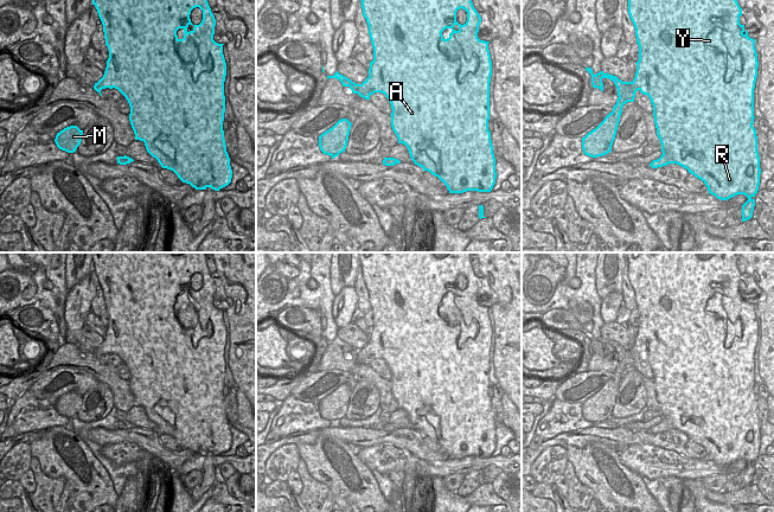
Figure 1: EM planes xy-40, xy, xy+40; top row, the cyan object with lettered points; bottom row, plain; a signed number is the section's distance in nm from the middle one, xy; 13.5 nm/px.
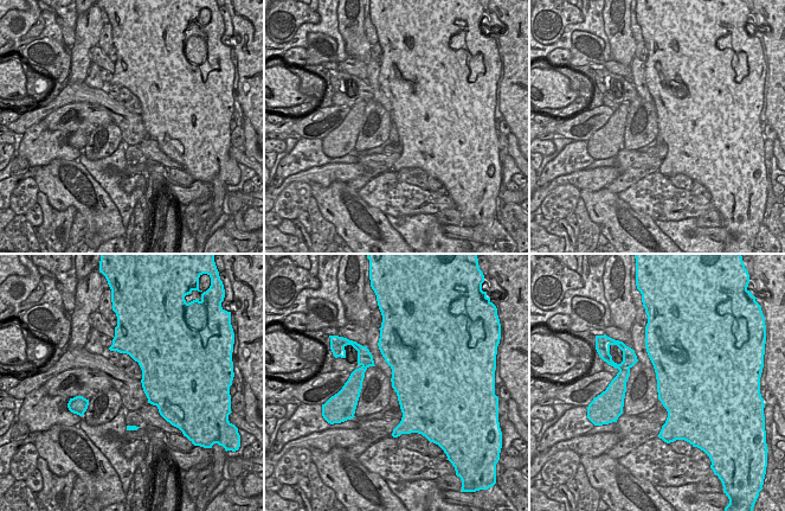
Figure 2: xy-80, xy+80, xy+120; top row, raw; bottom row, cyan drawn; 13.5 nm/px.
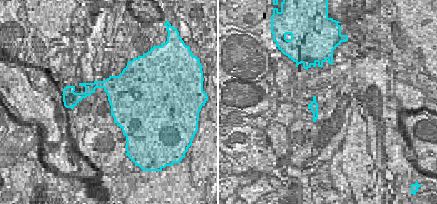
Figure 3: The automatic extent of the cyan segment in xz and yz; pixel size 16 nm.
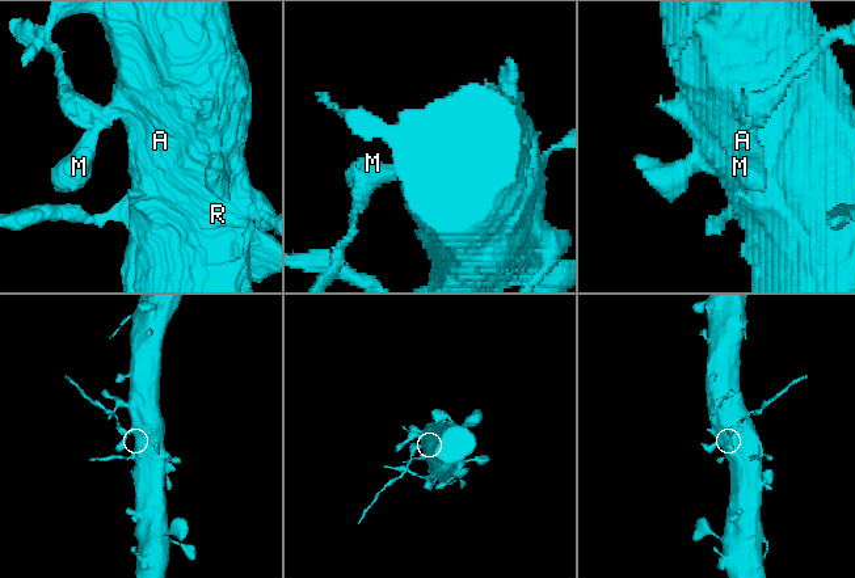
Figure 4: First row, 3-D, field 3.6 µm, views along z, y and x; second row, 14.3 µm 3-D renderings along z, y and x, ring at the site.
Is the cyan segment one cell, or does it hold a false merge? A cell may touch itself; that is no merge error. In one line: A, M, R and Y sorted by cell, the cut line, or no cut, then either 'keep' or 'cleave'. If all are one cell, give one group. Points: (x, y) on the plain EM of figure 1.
A R Y / M; cut in xy along (364, 346), (376, 357); cleave

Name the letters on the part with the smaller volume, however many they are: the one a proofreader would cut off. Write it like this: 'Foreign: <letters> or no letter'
Foreign: M

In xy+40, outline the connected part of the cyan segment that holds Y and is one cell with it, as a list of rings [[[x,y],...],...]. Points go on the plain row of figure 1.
[[[625,252],[628,262],[628,280],[635,294],[637,308],[639,311],[639,326],[634,343],[634,357],[647,360],[653,371],[653,383],[657,393],[657,401],[661,409],[661,422],[653,425],[650,431],[658,434],[669,429],[677,429],[701,444],[710,460],[717,465],[728,466],[737,460],[744,460],[748,466],[742,471],[742,487],[753,482],[755,472],[755,460],[760,450],[760,422],[757,417],[757,402],[753,392],[754,389],[754,354],[757,343],[757,319],[755,305],[748,302],[744,290],[740,289],[742,274],[736,265],[735,252]]]

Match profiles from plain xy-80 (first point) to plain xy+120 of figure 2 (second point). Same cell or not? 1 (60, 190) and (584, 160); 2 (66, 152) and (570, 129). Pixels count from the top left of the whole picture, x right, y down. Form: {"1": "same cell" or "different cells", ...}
{"1": "different cells", "2": "different cells"}

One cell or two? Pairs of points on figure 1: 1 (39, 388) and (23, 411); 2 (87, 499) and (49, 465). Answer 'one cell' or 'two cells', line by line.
1: two cells
2: one cell

